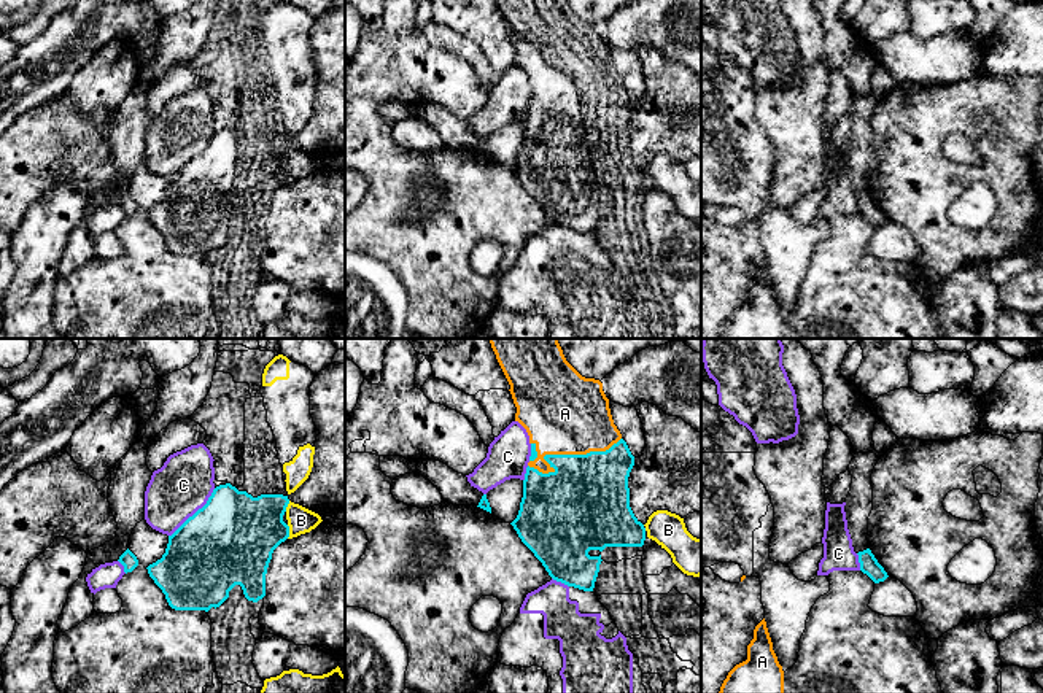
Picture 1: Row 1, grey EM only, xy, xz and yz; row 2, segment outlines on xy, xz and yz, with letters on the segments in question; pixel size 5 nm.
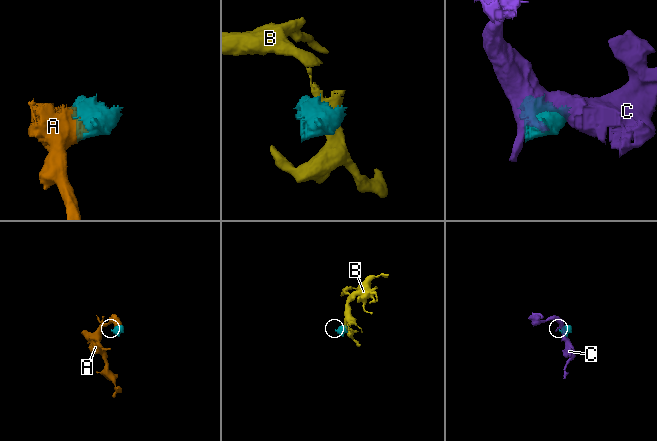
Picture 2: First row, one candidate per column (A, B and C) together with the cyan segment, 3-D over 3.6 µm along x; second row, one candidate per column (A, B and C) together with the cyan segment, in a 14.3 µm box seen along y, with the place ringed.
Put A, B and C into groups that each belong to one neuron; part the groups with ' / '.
A / B / C

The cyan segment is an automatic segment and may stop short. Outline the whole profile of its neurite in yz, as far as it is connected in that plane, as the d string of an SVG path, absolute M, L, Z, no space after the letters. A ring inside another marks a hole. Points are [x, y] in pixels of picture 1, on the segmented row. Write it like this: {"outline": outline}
{"outline": "M870 548L859 552L860 571L867 574L874 583L884 582L889 575L878 563Z"}

